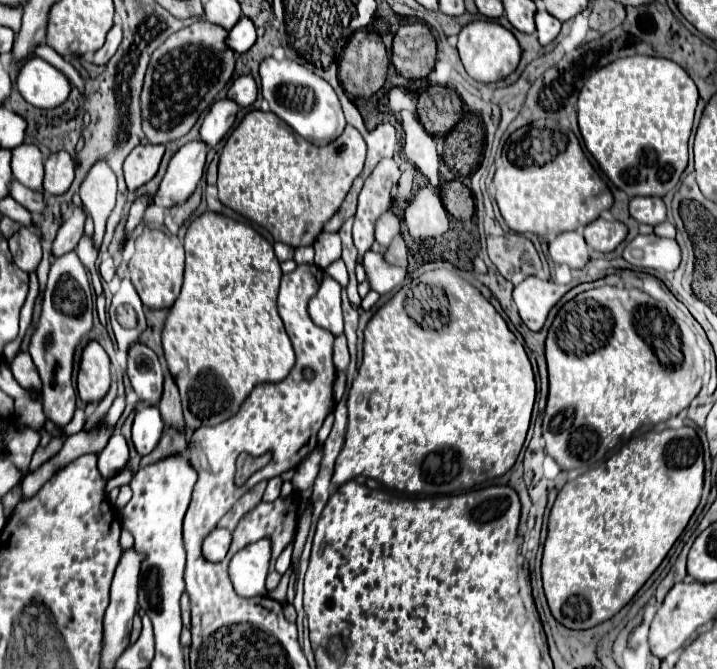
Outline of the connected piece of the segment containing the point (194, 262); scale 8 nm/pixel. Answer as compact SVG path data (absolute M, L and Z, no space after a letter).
M205 212L191 222L184 237L184 250L183 288L169 310L163 330L165 364L181 390L185 424L189 428L215 426L235 416L257 384L281 382L295 366L295 352L277 308L283 272L273 246L261 234L215 212Z

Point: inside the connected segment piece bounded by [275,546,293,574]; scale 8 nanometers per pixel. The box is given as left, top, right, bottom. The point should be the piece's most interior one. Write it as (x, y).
(284, 560)

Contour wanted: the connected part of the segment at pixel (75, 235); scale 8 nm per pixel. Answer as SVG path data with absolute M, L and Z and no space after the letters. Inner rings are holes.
M73 206L71 216L61 224L57 238L53 242L53 256L61 256L69 250L73 250L79 242L79 238L83 236L83 226L85 226L85 218L87 212L83 206Z

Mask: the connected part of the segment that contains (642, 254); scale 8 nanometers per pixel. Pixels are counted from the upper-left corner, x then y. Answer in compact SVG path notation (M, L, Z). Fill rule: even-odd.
M637 234L623 250L623 258L637 268L677 270L681 264L681 248L675 238L659 238L655 234Z

